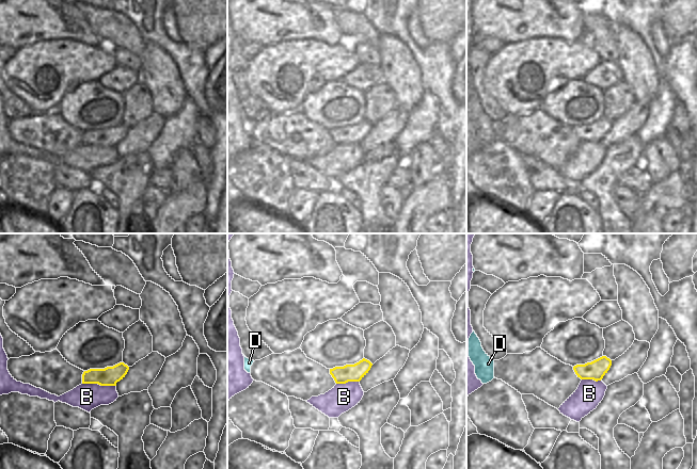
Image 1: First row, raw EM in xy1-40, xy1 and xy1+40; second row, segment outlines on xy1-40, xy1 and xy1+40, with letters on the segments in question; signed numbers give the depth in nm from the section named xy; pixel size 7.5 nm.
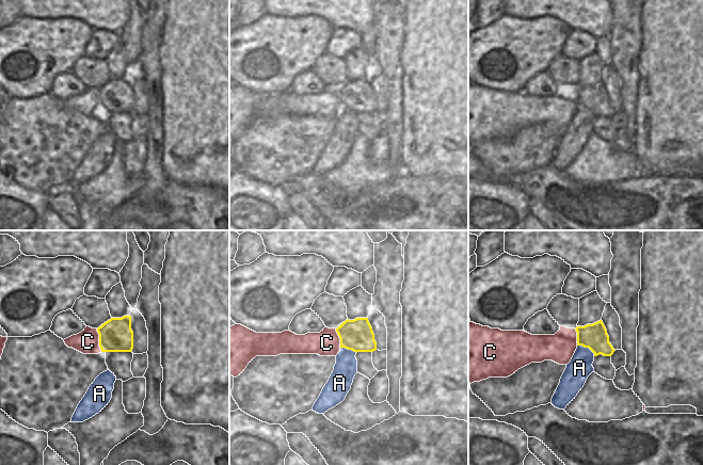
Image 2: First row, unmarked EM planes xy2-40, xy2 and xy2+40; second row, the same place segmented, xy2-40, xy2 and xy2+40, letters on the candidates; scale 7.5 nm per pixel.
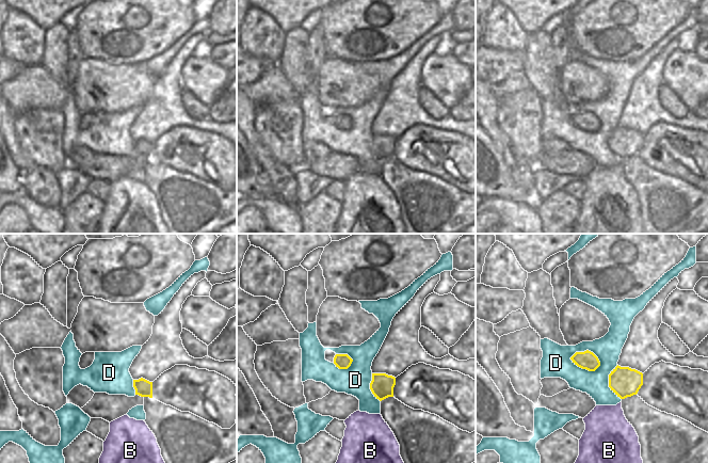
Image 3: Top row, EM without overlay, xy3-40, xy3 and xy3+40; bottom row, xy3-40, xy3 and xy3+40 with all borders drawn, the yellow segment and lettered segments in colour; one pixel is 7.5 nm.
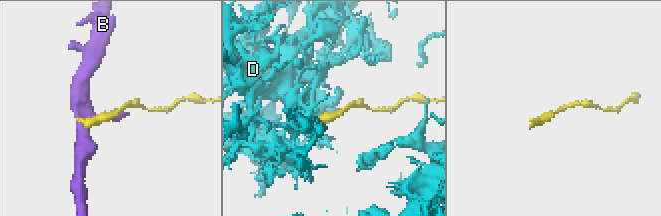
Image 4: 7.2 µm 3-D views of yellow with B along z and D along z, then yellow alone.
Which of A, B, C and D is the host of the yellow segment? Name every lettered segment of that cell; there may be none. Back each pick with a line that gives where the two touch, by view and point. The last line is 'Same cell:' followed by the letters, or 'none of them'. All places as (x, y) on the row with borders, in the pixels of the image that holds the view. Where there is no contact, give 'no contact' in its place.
Same cell: none of them

